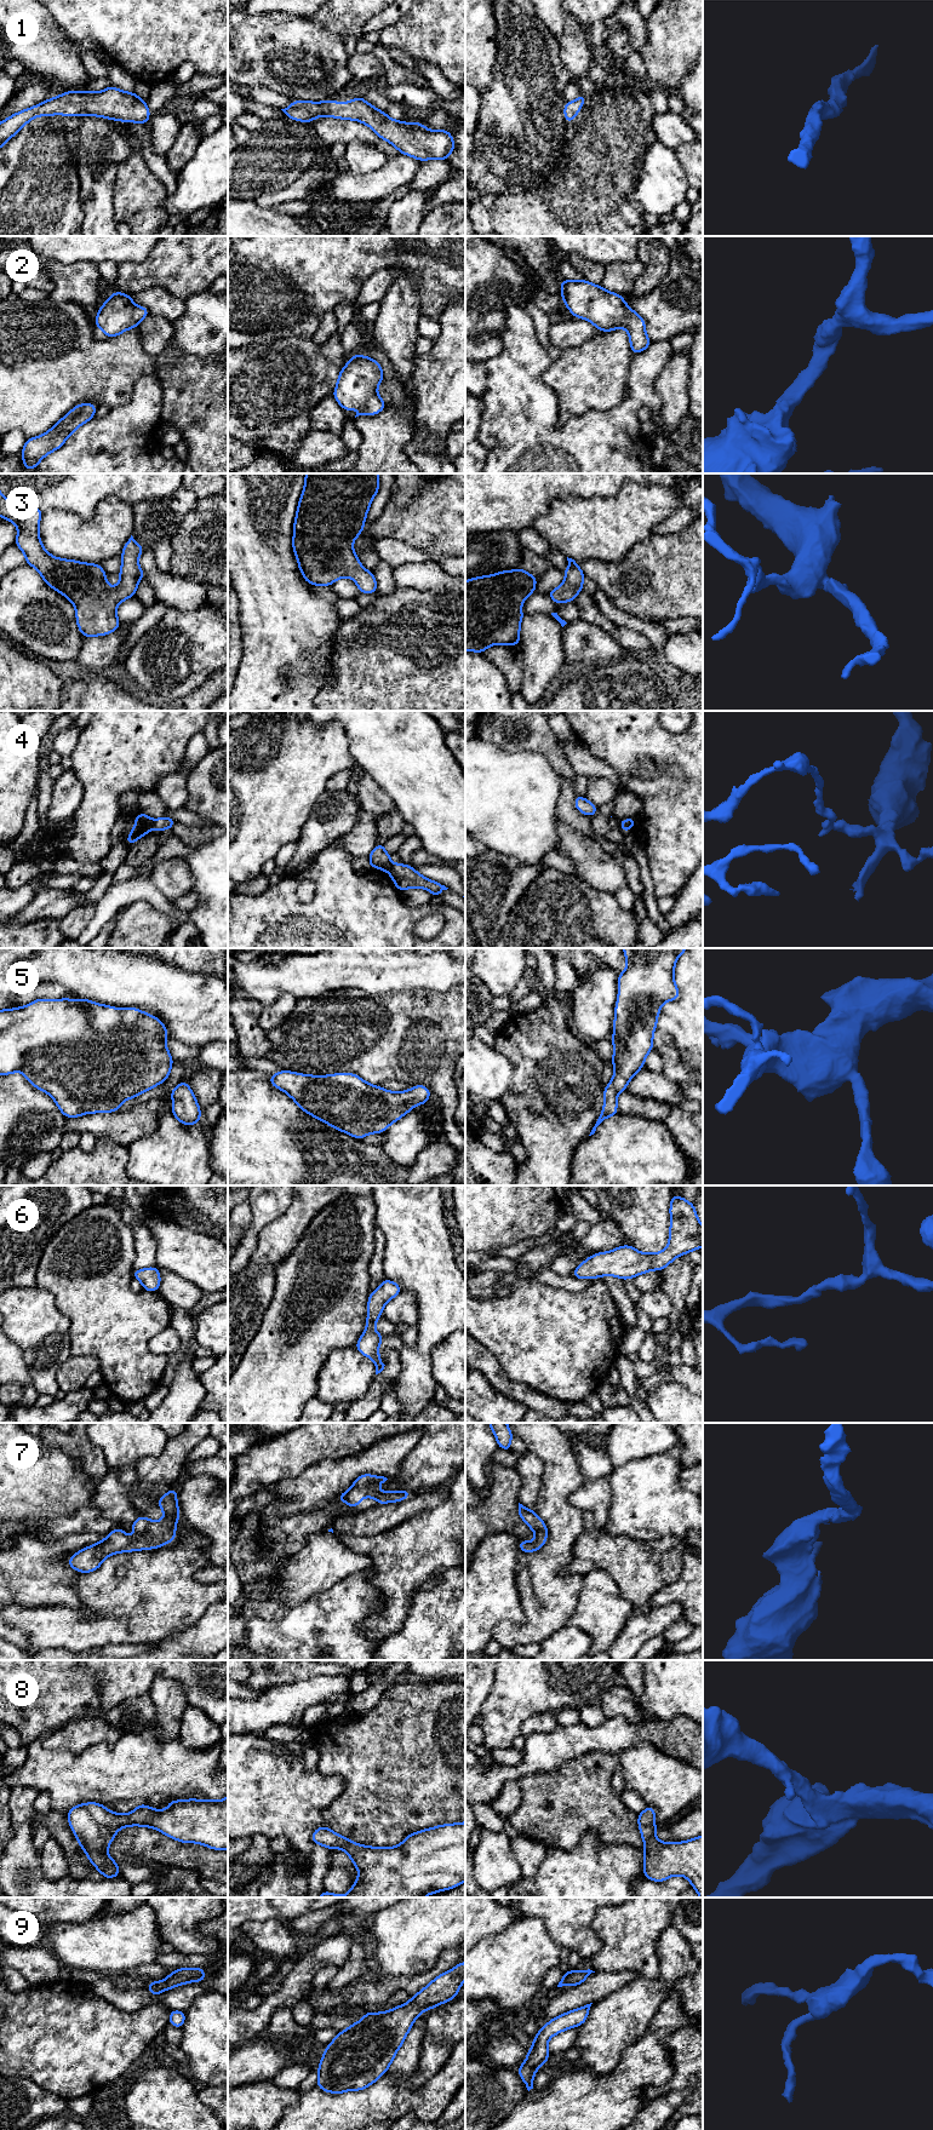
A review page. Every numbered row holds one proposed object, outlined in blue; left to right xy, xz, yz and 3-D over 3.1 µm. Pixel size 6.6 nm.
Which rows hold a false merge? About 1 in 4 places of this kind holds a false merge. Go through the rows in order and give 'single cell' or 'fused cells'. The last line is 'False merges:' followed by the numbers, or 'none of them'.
1: single cell
2: single cell
3: single cell
4: fused cells
5: single cell
6: single cell
7: single cell
8: single cell
9: single cell
False merges: 4

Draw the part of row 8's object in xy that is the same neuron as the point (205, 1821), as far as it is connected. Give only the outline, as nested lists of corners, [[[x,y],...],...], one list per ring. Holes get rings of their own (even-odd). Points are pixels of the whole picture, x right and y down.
[[[228,1796],[217,1802],[193,1798],[168,1801],[166,1810],[138,1804],[130,1814],[118,1814],[101,1803],[90,1802],[76,1804],[67,1813],[67,1818],[80,1848],[85,1850],[87,1859],[104,1878],[120,1876],[118,1862],[109,1856],[107,1848],[111,1844],[115,1833],[127,1826],[150,1827],[178,1842],[200,1843],[211,1849],[228,1850]]]

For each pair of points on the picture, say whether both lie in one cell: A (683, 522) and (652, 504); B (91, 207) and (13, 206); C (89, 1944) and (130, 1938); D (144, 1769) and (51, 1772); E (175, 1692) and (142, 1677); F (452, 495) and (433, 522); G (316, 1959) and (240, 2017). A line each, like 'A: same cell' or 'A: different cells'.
A: different cells
B: different cells
C: same cell
D: same cell
E: different cells
F: same cell
G: same cell

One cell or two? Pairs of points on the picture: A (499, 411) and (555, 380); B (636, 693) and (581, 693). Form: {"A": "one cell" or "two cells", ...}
{"A": "two cells", "B": "one cell"}

